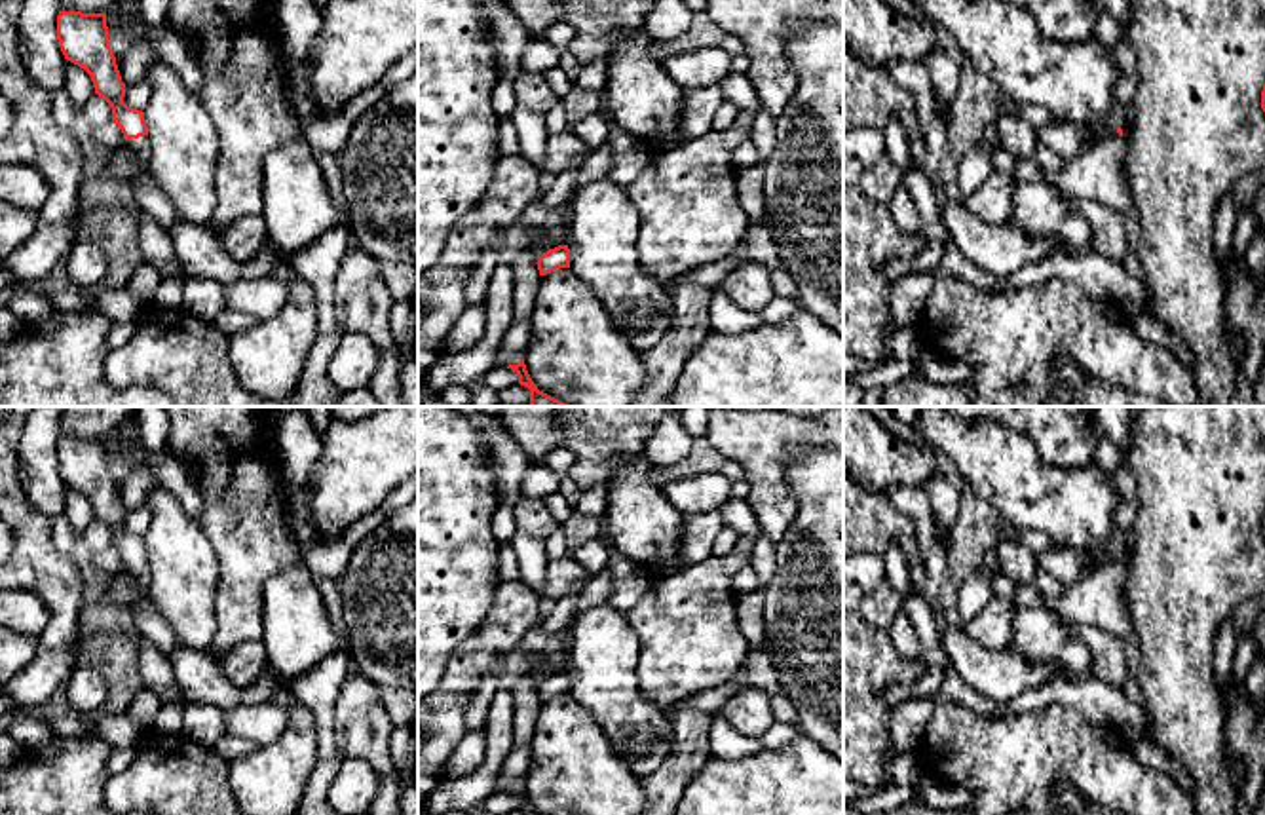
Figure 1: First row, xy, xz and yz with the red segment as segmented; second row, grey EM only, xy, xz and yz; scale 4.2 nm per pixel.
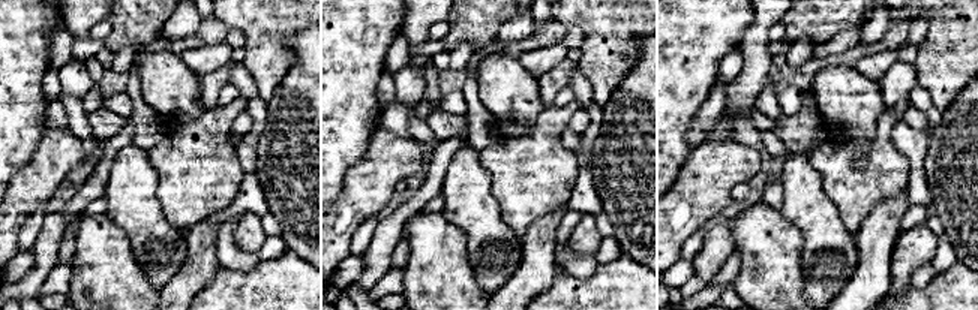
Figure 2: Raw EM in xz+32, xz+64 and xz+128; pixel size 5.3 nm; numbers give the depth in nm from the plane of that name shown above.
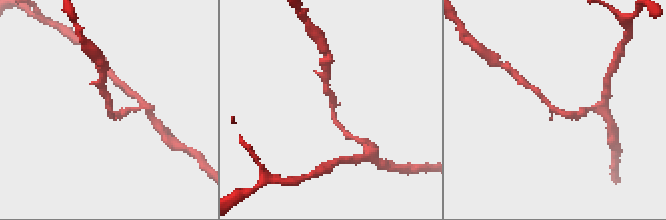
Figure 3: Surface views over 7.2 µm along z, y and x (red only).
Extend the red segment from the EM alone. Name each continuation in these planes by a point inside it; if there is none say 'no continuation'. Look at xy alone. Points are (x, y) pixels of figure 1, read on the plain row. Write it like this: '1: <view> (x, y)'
1: xy (149, 622)

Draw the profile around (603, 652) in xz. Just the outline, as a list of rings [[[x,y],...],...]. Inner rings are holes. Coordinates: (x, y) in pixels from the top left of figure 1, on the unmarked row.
[[[600,600],[572,619],[570,695],[591,712],[632,775],[644,781],[669,756],[674,730],[672,714],[642,695],[636,663],[638,636],[625,612]]]

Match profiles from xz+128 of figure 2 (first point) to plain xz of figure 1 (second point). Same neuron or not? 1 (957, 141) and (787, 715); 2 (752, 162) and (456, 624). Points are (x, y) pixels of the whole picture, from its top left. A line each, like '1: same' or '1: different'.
1: different
2: different

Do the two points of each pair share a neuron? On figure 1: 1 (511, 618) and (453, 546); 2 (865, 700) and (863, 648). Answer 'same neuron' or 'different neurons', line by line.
1: different neurons
2: same neuron

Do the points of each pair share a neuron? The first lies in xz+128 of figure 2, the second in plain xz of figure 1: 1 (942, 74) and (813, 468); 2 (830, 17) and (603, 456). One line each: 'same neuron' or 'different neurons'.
1: different neurons
2: same neuron

